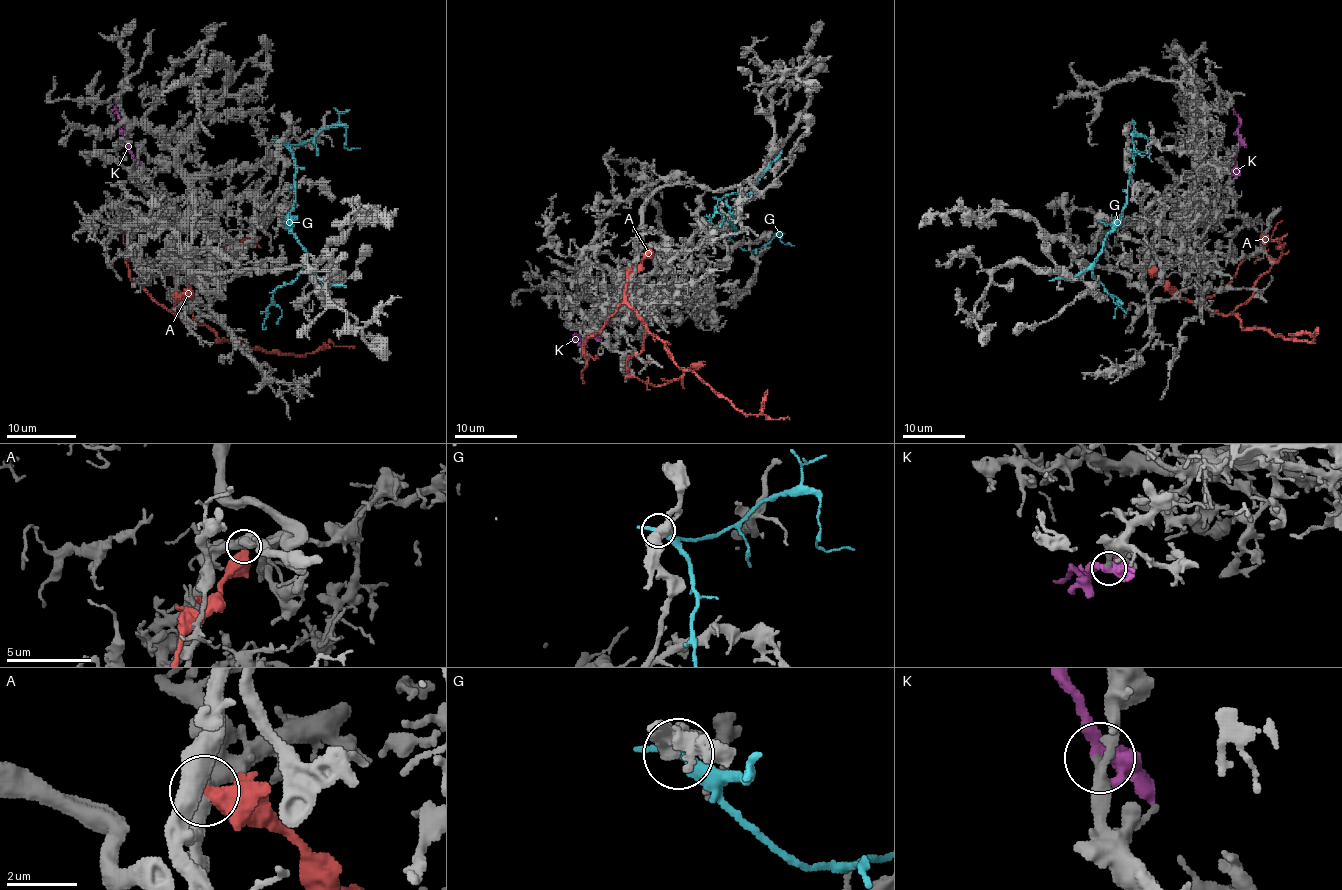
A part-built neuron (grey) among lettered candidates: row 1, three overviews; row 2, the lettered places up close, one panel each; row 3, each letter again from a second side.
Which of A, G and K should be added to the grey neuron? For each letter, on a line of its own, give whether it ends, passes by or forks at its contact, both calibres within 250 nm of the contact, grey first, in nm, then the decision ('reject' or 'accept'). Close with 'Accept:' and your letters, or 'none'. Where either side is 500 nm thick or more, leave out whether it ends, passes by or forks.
A: 500/550 nm | reject
G: 550/380 nm | reject
K: it forks | 240/400 nm | accept
Accept: K

